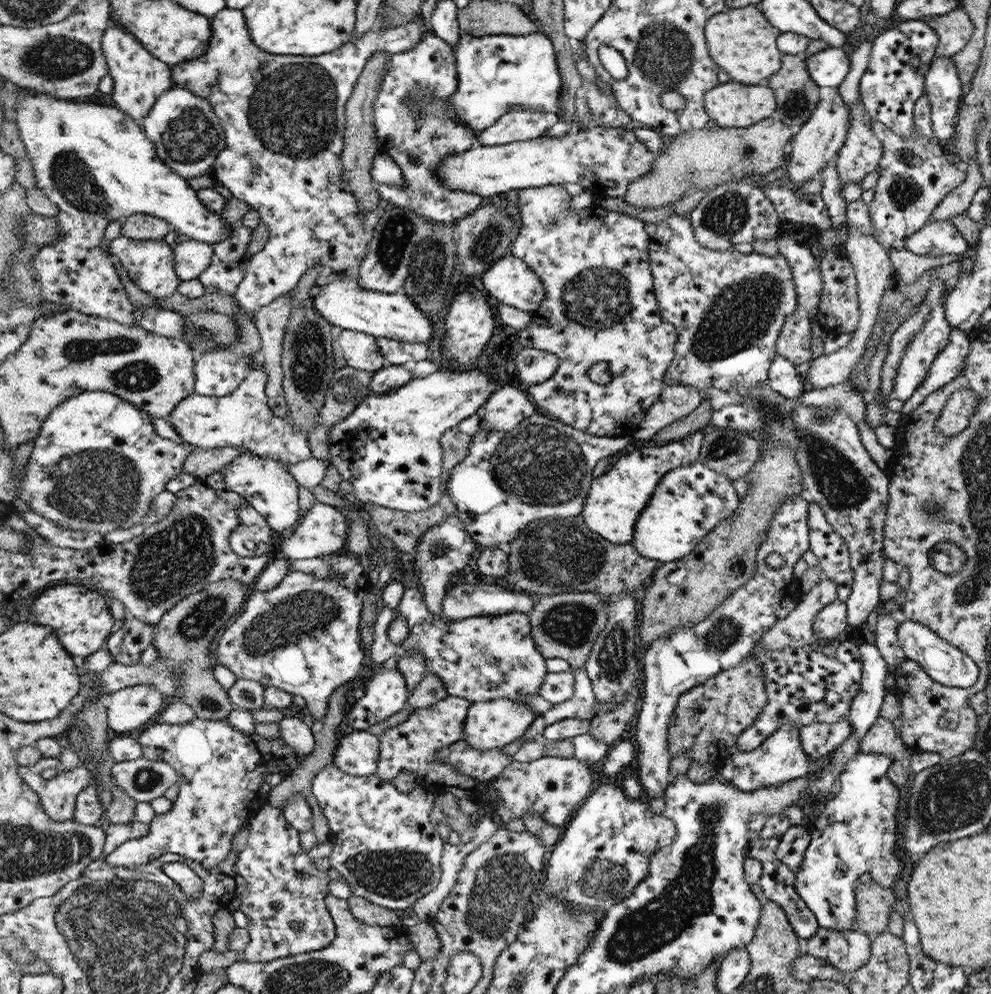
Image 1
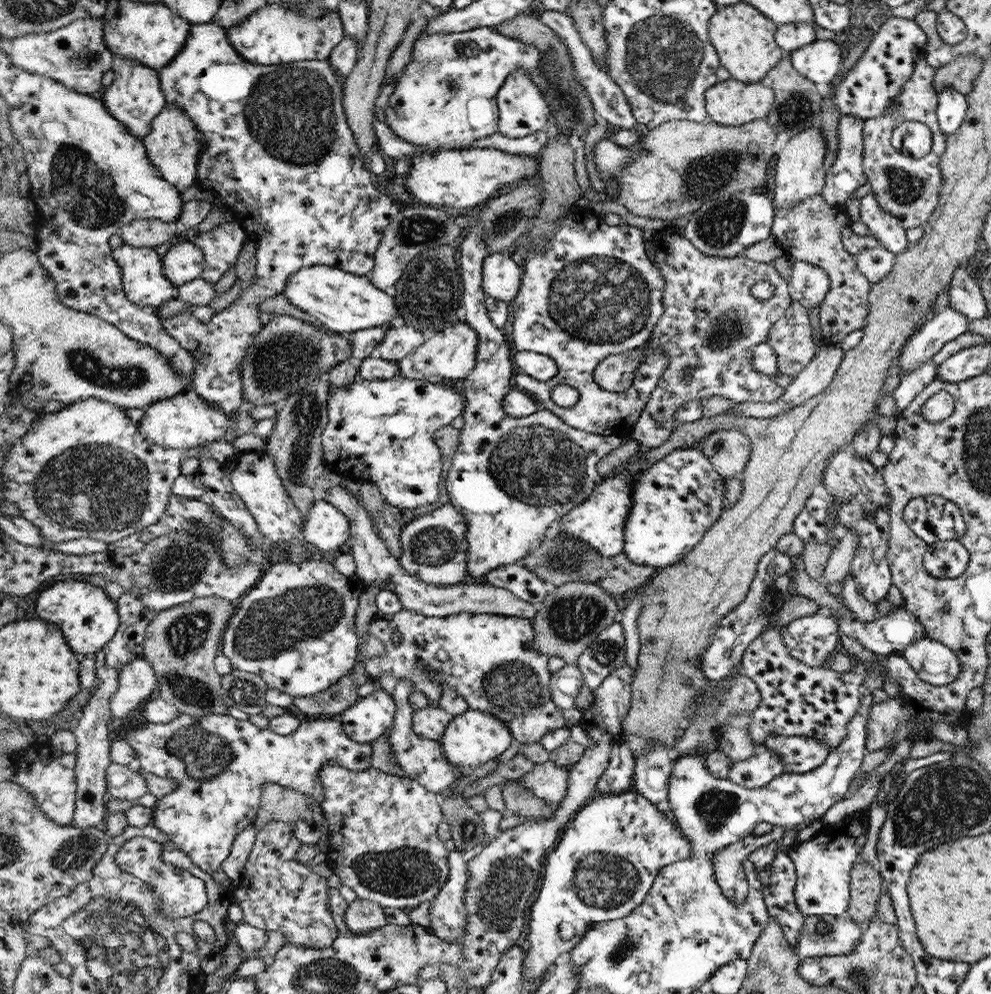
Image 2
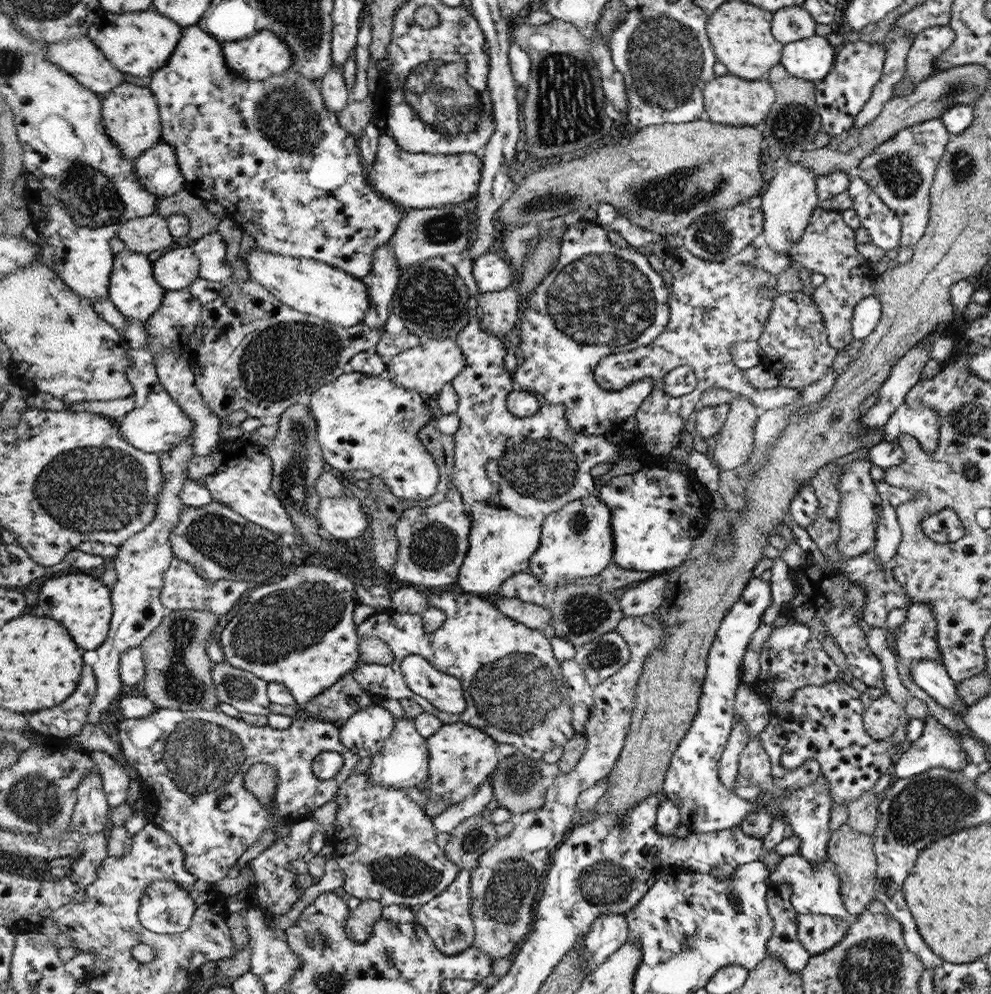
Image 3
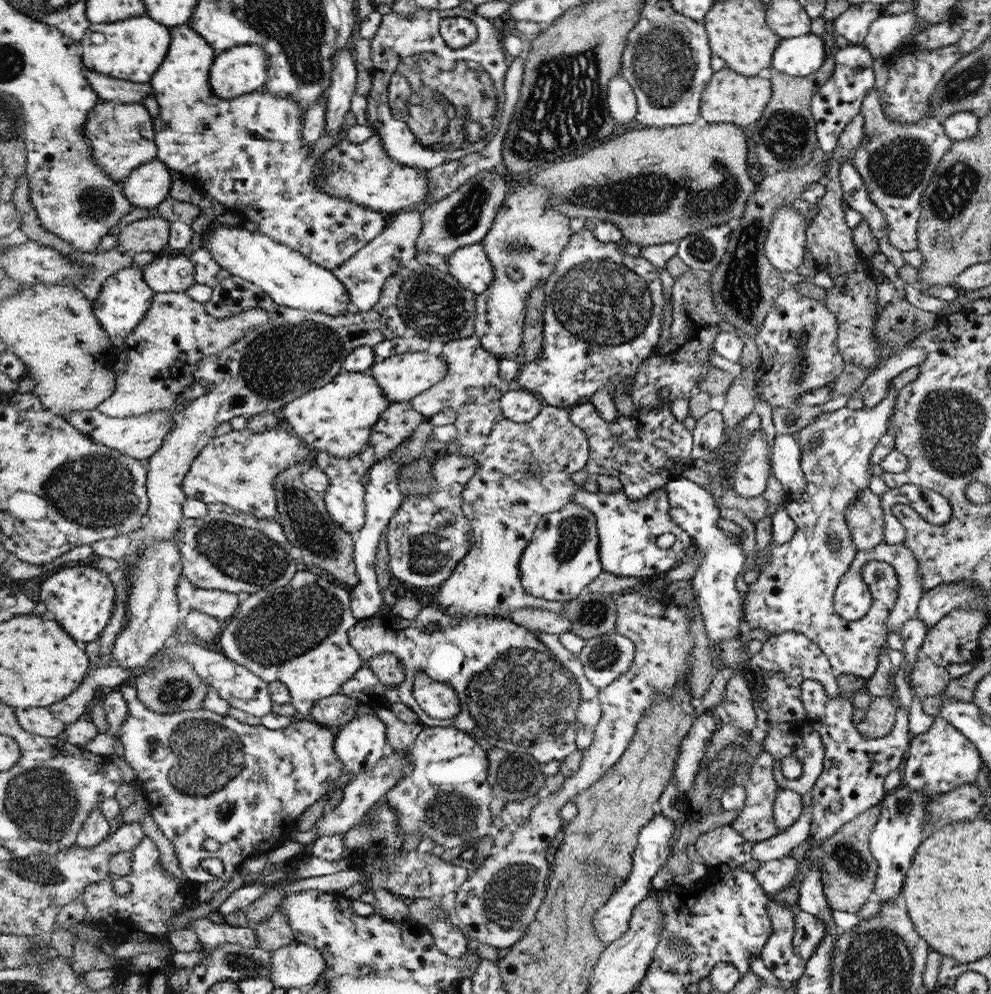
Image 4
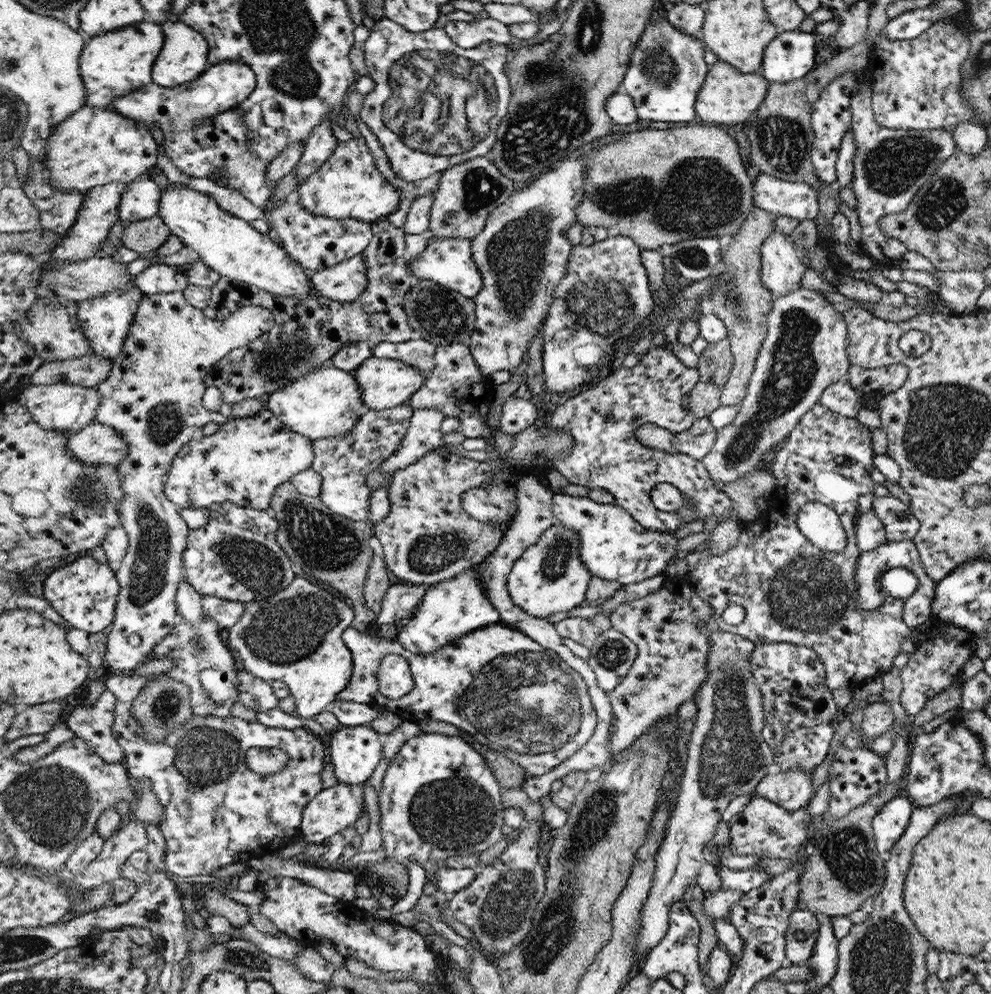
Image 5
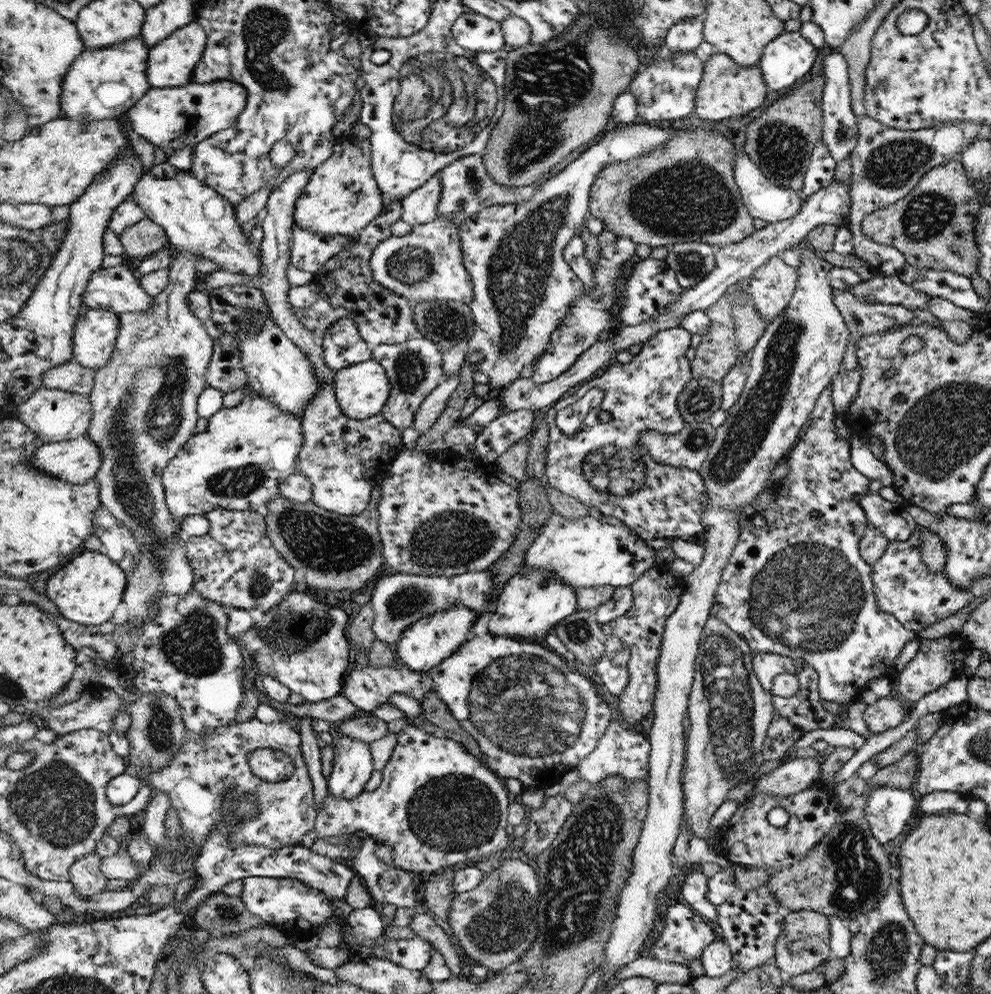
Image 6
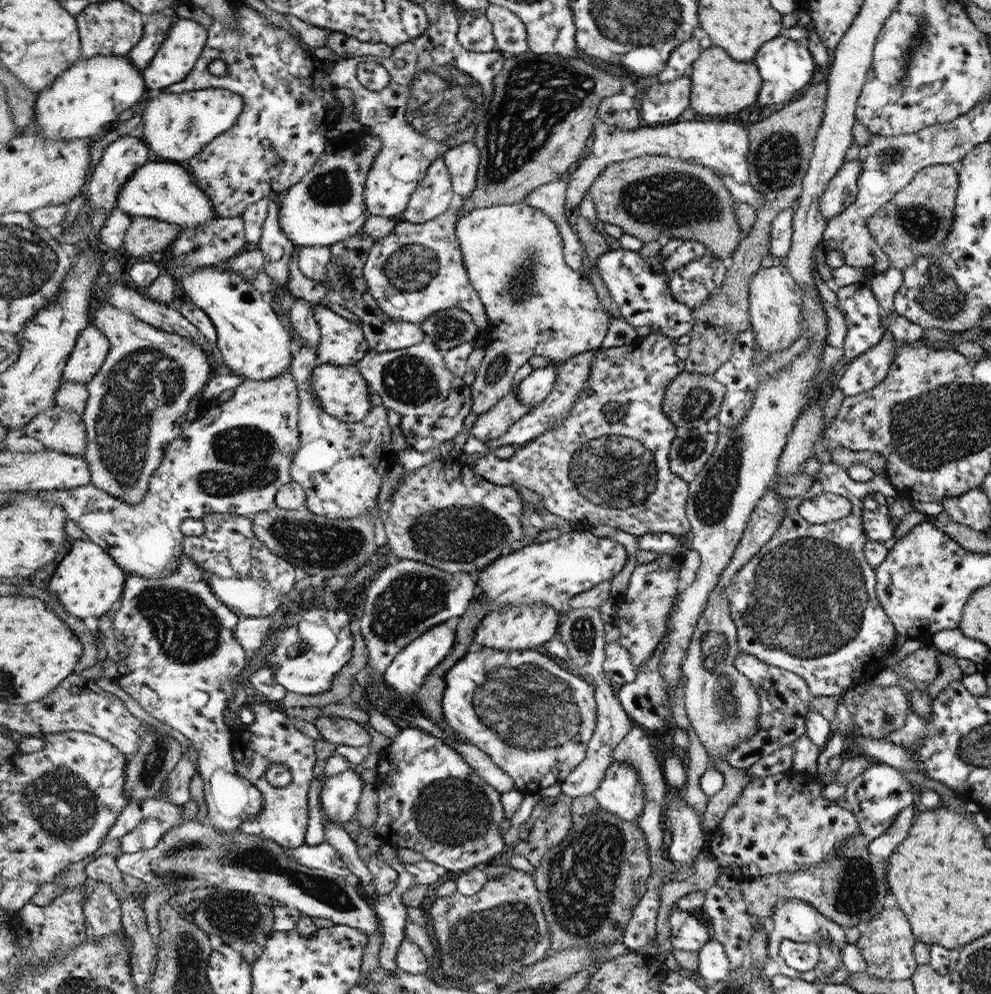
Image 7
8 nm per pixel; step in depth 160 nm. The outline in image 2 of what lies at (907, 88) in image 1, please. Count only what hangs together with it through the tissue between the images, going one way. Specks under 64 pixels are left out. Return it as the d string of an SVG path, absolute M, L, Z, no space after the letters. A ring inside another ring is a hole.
M889 16L880 26L879 32L874 34L872 43L854 64L854 68L846 72L846 76L834 90L829 90L840 114L868 119L889 113L895 98L902 92L904 82L908 82L912 72L916 70L915 62L925 58L926 43L926 32L915 20ZM903 118L893 132L891 143L900 154L920 159L930 153L932 138L931 130L926 125Z

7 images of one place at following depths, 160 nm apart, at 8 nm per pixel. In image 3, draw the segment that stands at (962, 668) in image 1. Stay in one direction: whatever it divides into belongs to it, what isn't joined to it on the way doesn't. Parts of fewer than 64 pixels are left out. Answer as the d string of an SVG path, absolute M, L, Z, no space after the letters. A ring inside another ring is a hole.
M928 658L911 661L913 679L928 696L932 696L942 708L954 714L965 714L969 707L957 694L955 682L942 662Z

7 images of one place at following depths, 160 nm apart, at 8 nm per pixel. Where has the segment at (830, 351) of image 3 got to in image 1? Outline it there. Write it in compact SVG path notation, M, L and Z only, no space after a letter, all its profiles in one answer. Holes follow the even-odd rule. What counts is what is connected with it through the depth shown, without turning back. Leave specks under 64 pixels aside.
M796 312L783 324L775 347L777 354L783 356L794 366L811 361L811 318L801 312Z

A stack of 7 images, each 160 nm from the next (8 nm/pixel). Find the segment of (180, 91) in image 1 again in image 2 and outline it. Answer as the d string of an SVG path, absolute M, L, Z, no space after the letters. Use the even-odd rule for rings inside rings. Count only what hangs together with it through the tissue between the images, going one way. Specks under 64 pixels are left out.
M168 104L159 118L154 120L152 134L144 138L148 146L148 155L159 168L168 182L175 184L178 190L188 190L199 180L200 160L208 148L208 141L201 130L198 130L194 119L177 104Z

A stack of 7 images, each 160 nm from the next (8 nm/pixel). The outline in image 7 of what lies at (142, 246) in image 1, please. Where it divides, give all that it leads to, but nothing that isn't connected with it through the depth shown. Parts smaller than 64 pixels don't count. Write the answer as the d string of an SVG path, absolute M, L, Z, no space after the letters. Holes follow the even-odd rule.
M93 322L80 335L76 350L66 367L65 378L89 384L106 364L111 350L112 341Z

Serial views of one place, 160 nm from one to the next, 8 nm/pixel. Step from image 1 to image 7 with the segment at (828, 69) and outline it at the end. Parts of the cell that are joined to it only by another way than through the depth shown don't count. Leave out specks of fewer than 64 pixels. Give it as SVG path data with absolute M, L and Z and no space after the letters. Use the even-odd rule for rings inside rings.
M784 36L764 44L762 50L751 62L758 66L760 77L763 78L763 87L757 100L760 106L794 100L802 92L804 86L812 80L814 70L816 70L816 62L807 44Z

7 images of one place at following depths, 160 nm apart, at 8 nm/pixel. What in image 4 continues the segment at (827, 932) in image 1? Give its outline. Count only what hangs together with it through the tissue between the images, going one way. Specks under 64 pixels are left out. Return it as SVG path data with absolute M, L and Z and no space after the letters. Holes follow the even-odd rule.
M797 910L794 915L794 936L792 946L794 952L803 960L808 960L815 954L816 947L827 935L827 924L818 916L806 911Z

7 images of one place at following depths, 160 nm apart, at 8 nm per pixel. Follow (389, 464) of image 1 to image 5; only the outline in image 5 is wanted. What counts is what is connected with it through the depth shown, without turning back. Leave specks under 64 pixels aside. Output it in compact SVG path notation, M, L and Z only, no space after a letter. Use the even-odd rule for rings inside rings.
M332 365L319 366L284 389L271 392L264 398L264 405L279 416L289 429L308 437L312 442L349 433L360 416L369 411L363 404L359 381L353 373Z

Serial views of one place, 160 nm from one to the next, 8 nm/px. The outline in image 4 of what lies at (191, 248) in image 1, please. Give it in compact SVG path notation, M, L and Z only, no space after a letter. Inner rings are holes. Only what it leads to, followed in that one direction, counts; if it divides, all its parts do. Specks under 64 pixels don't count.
M168 252L146 265L145 279L156 293L187 292L198 282L196 264L190 254Z

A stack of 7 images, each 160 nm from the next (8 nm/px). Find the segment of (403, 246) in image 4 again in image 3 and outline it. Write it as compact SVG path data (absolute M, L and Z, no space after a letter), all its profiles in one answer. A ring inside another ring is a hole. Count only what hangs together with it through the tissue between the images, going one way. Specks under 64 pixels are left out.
M388 242L381 244L372 259L372 270L369 275L359 278L368 286L368 297L371 307L363 321L372 328L385 326L391 315L391 306L396 291L401 268L397 263L394 251Z

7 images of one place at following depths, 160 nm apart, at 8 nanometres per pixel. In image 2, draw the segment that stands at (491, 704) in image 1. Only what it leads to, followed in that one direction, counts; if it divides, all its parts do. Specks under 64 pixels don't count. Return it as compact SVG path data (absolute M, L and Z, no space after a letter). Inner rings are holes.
M469 708L451 720L450 726L443 732L443 738L439 742L443 748L444 758L466 777L471 775L475 768L500 756L515 741L503 720L481 710Z

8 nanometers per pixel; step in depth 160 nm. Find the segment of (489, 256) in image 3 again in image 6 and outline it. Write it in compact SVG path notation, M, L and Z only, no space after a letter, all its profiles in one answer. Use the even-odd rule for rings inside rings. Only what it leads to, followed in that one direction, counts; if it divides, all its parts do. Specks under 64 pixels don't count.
M437 216L430 222L414 225L412 232L405 236L390 235L375 248L370 265L376 281L384 284L392 293L402 295L410 304L423 300L465 302L470 305L474 299L474 288L466 262L463 260L462 234L450 217Z

